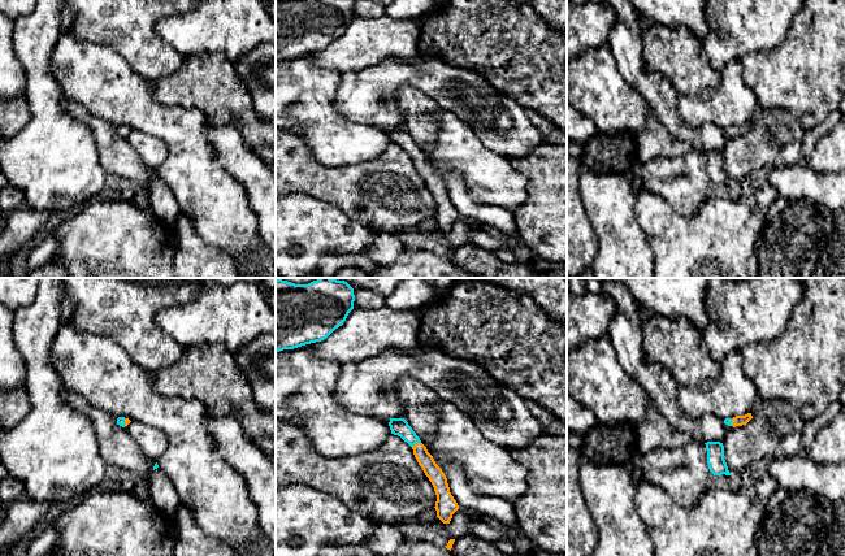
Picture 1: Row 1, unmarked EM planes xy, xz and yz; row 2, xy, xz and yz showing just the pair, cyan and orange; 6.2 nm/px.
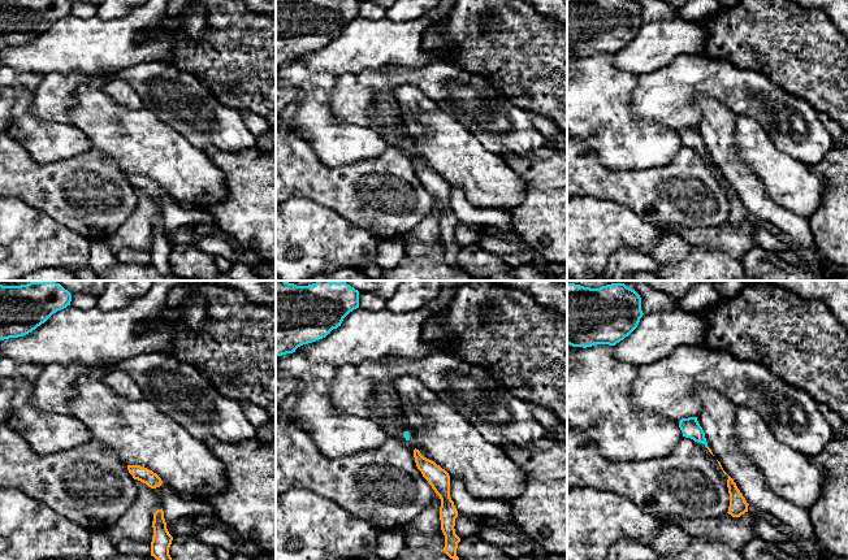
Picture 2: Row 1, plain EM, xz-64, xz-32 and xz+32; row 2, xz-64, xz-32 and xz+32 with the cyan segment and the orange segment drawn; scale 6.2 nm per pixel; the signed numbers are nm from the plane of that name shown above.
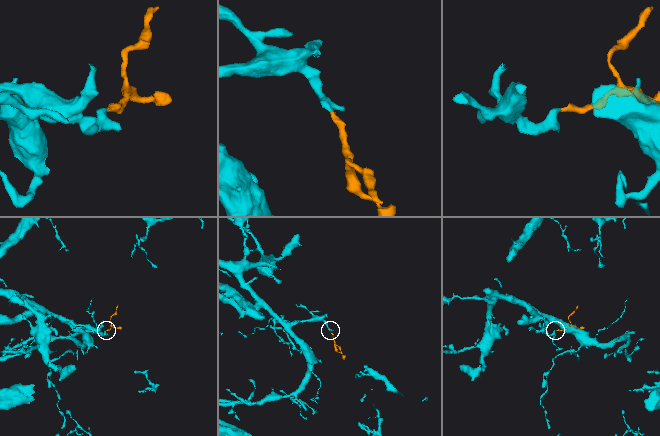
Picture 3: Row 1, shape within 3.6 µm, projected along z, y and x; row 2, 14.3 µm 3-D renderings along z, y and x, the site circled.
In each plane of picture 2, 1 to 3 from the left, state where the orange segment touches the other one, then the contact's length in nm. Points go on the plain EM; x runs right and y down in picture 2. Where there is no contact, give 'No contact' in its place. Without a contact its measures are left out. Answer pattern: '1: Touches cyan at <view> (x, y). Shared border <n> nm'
1: No contact
2: No contact
3: No contact

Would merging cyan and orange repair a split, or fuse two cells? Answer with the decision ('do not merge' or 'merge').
merge

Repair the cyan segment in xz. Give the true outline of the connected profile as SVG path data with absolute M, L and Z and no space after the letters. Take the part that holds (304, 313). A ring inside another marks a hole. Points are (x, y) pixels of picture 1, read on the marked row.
M276 278L276 352L326 339L343 325L354 301L354 288L344 281L318 278L308 284L295 284Z

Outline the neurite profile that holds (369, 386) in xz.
M387 348L373 357L342 364L335 400L348 411L380 418L396 417L404 409L396 385L400 377L419 379L442 401L456 405L471 417L482 435L507 449L524 449L543 434L543 426L528 408L528 400L493 378L478 364L454 357L436 348L404 352Z

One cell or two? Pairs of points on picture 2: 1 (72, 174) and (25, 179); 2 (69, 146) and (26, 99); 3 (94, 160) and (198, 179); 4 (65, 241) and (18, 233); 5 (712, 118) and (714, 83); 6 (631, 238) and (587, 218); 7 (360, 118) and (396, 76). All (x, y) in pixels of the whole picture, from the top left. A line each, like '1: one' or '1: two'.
1: one
2: one
3: two
4: one
5: two
6: one
7: one

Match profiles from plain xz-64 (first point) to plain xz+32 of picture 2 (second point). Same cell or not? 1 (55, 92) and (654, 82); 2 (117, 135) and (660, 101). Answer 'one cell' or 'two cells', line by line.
1: one cell
2: two cells

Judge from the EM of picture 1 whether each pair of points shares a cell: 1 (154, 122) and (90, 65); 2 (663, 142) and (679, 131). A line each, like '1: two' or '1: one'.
1: one
2: two

